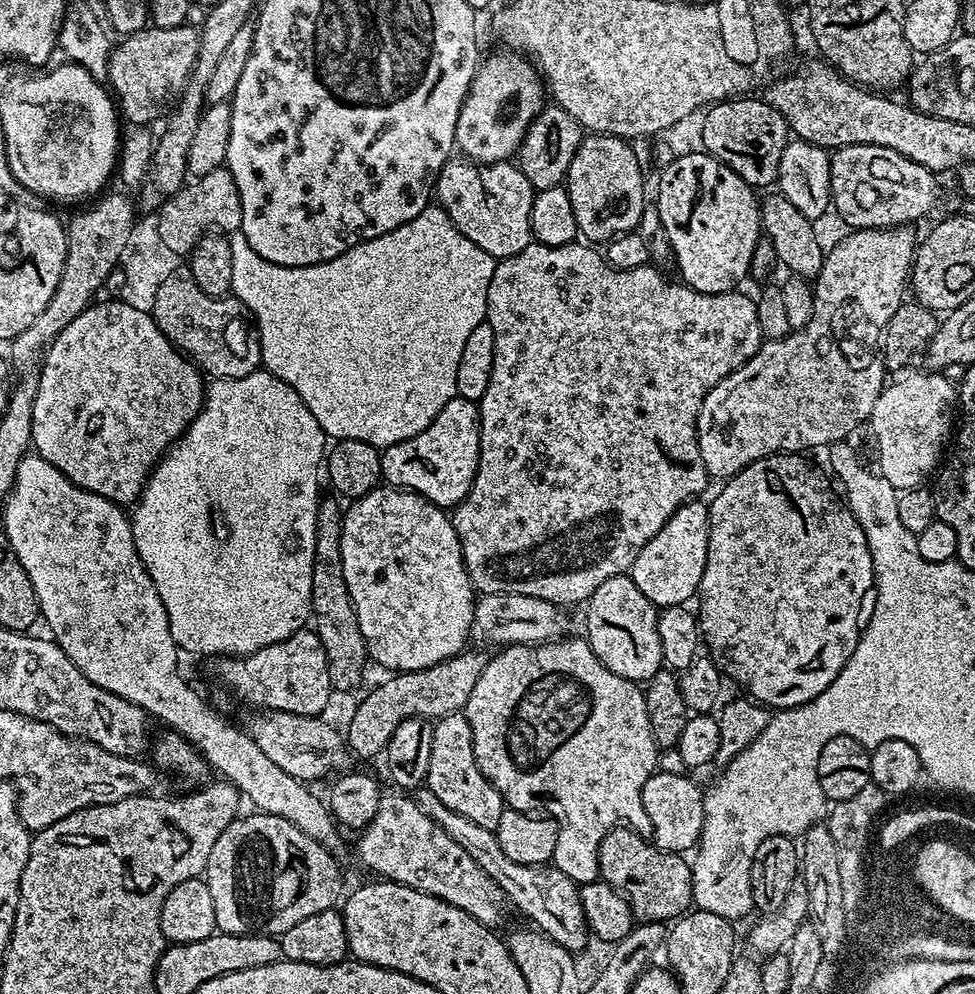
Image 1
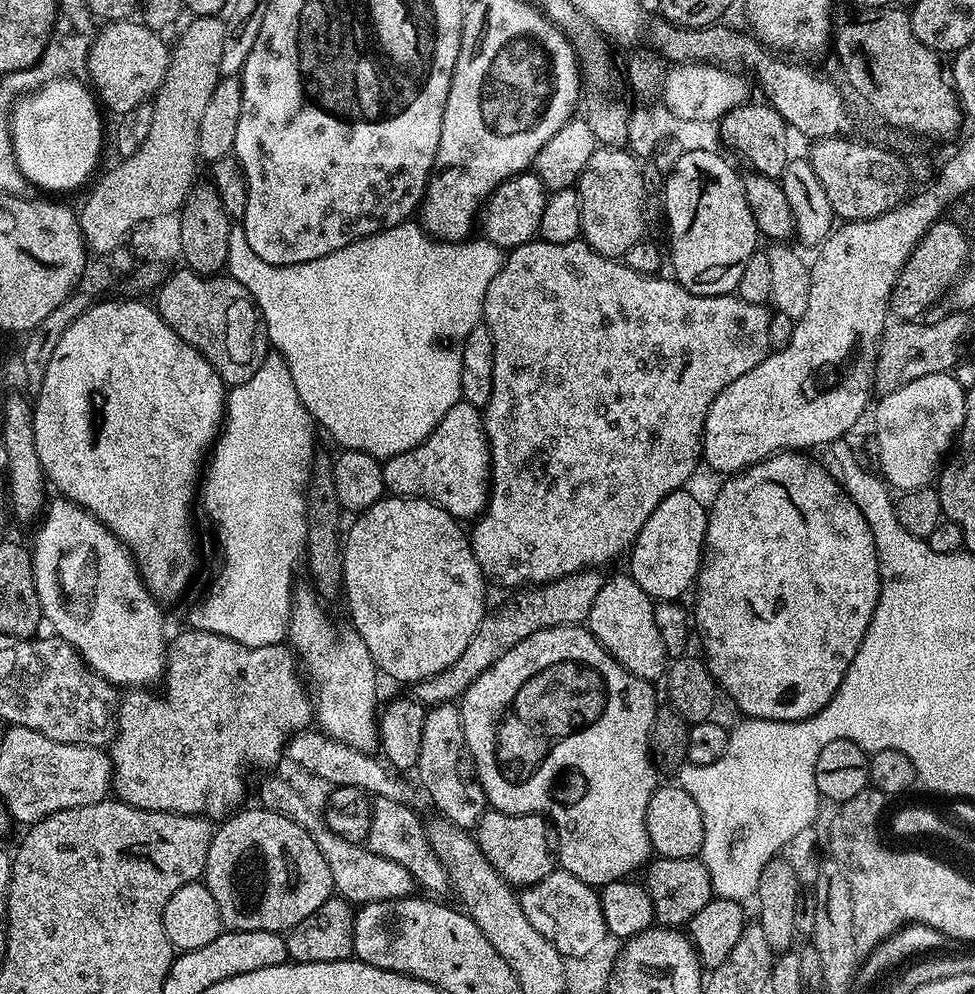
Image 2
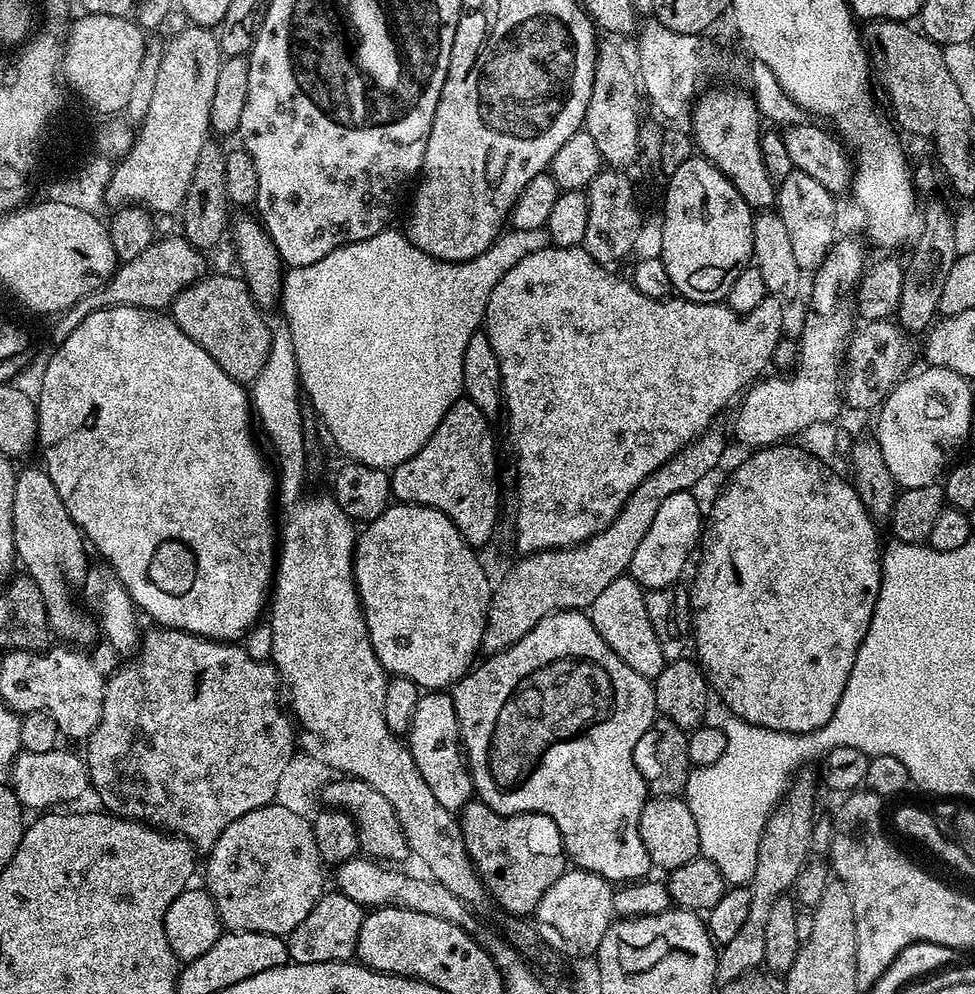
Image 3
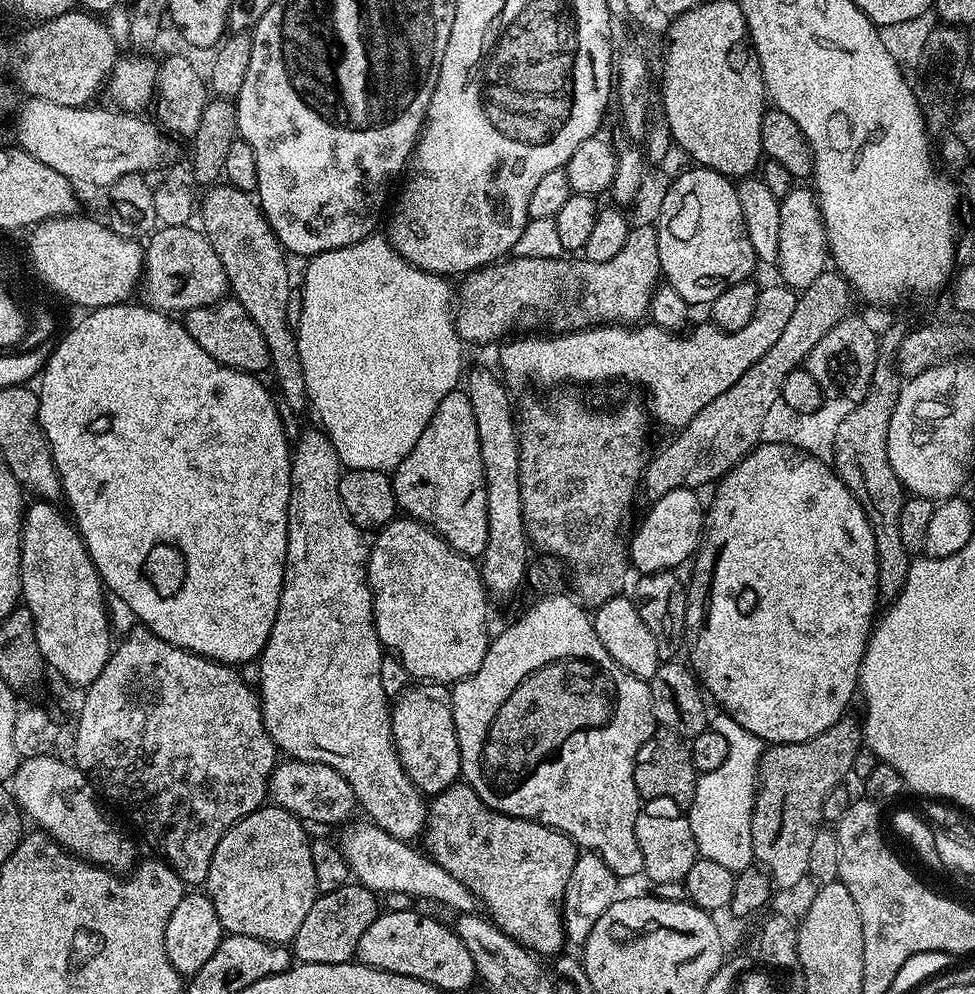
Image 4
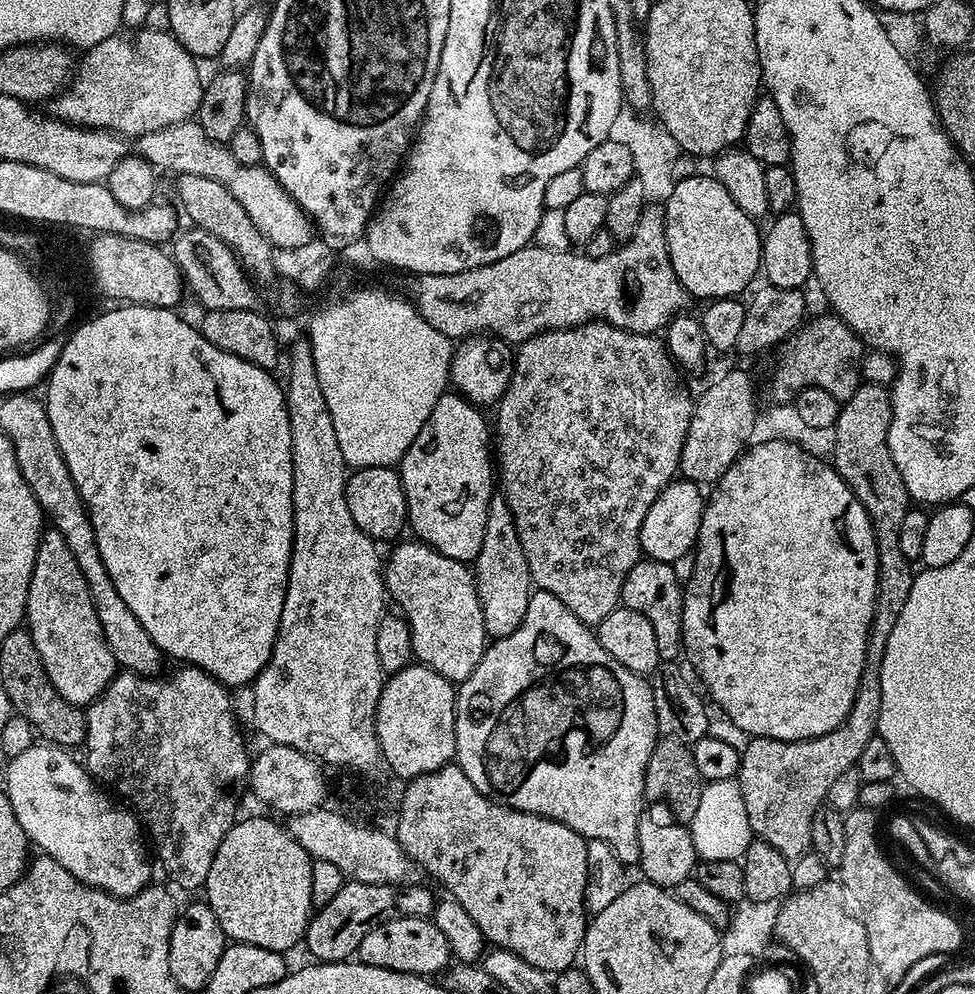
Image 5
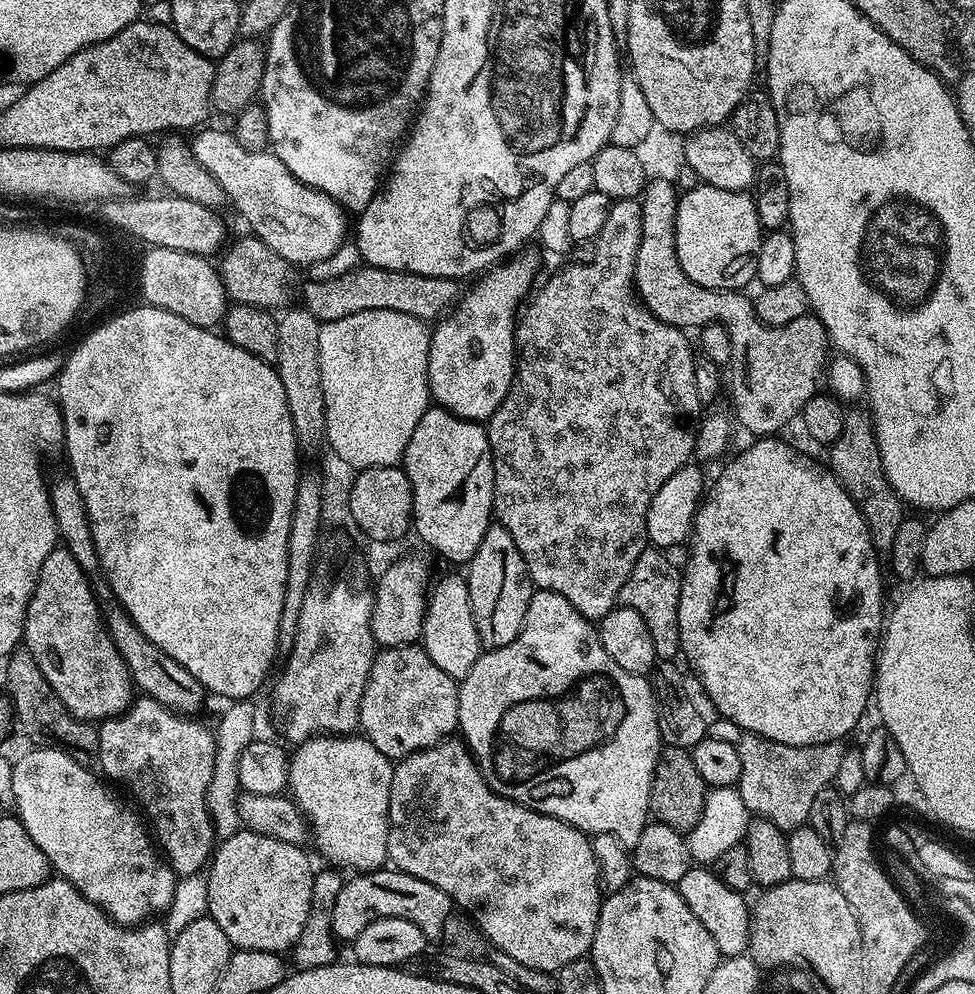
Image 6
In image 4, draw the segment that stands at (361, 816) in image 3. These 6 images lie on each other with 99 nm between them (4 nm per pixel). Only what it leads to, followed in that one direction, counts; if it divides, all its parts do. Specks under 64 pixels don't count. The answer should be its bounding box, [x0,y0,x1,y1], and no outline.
[266,758,358,825]

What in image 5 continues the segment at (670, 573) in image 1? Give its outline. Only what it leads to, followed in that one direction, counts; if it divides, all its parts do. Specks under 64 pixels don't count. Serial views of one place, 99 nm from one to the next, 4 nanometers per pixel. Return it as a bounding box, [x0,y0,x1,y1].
[640,478,705,565]

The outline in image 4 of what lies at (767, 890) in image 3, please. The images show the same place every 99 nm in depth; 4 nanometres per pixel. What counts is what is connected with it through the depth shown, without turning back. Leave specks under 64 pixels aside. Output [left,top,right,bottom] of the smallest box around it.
[750,718,862,889]

